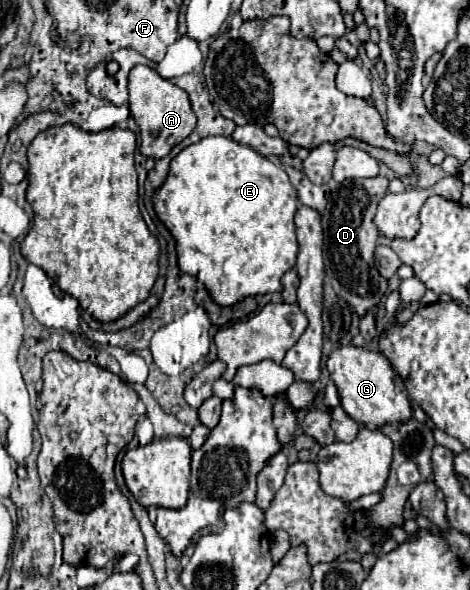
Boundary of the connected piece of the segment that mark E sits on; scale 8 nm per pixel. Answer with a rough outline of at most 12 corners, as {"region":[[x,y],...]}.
{"region":[[227,136],[183,148],[155,212],[219,306],[281,292],[299,198]]}

